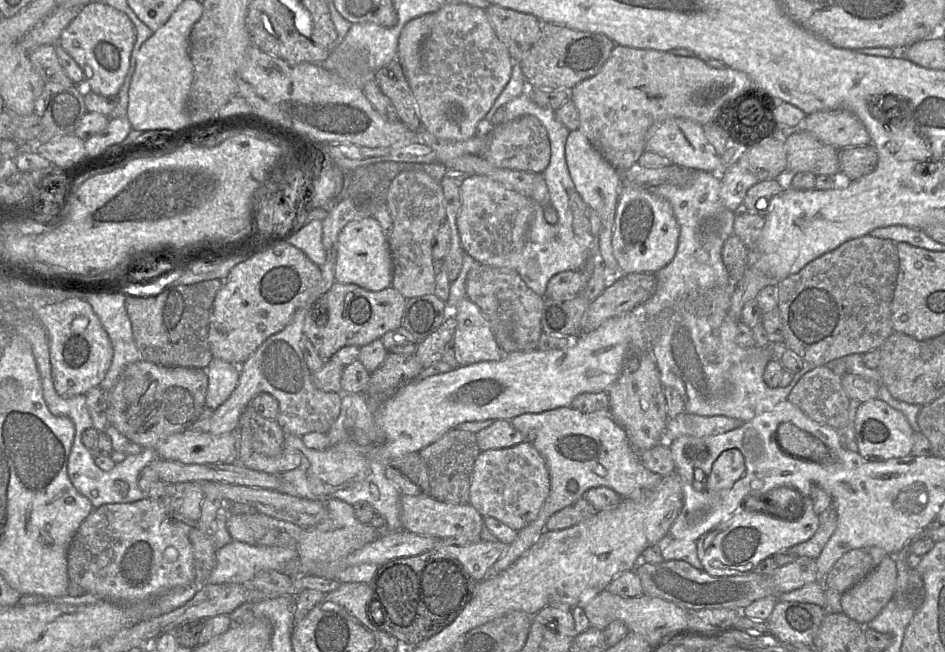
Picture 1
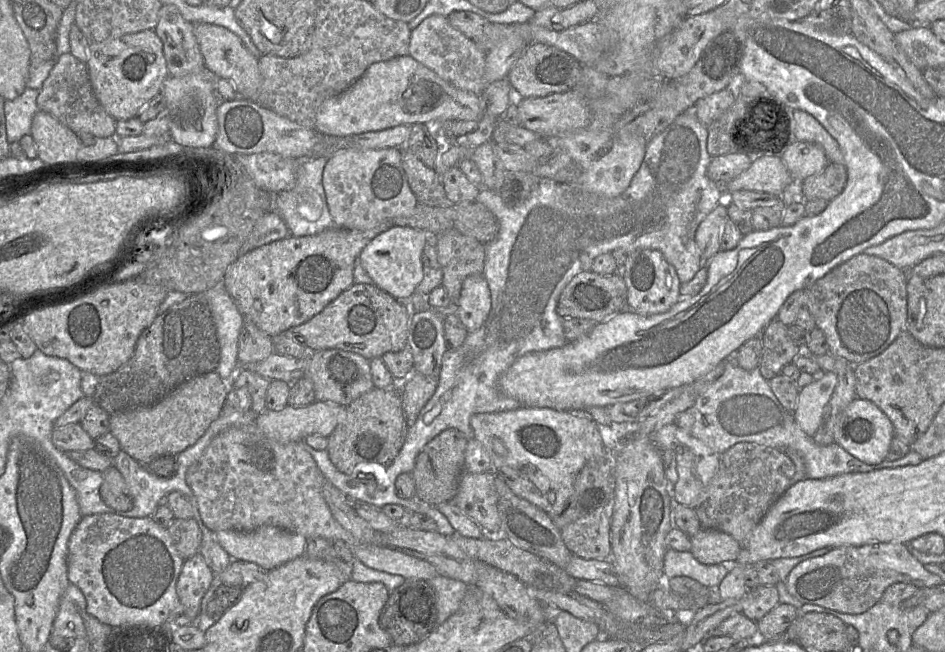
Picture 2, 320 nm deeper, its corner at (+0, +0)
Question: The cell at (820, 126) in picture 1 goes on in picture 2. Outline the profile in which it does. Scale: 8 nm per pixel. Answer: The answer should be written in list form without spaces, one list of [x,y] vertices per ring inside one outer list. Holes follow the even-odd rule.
[[[796,141],[781,155],[794,181],[803,182],[820,173],[830,162],[818,144]]]

